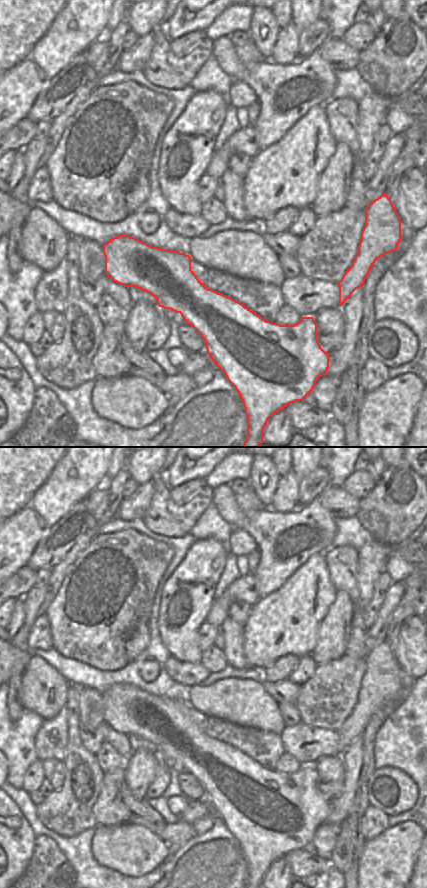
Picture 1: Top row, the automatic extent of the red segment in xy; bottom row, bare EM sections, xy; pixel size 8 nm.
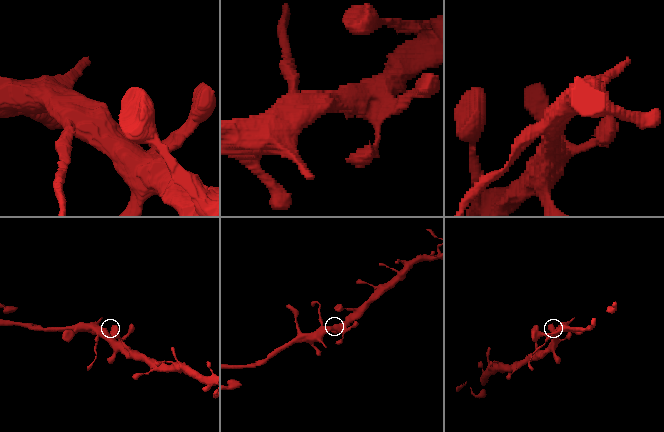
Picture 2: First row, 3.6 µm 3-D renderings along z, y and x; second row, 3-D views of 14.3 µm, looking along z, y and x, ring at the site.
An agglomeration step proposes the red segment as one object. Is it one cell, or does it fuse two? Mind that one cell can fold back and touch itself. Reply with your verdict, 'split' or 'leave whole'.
split

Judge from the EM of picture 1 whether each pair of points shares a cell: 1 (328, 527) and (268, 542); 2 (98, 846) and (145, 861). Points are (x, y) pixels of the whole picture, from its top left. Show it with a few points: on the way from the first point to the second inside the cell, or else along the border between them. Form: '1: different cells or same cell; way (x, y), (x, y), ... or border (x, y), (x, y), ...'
1: same cell; way (313, 520), (297, 522), (283, 528)
2: same cell; way (110, 846), (133, 850)

